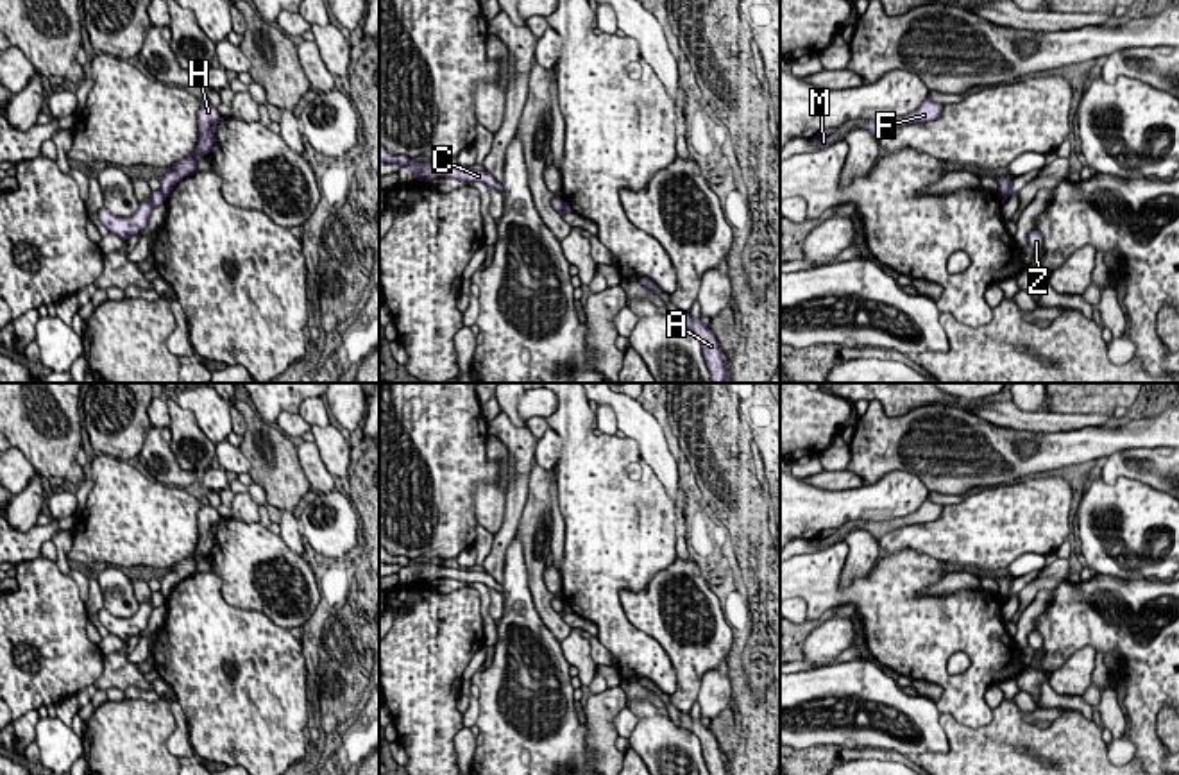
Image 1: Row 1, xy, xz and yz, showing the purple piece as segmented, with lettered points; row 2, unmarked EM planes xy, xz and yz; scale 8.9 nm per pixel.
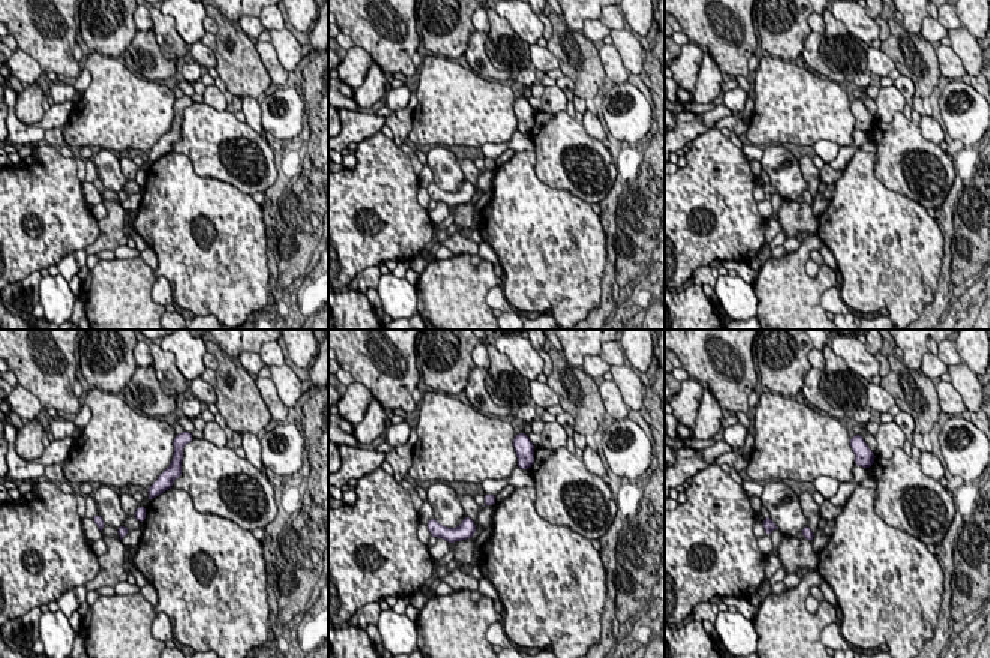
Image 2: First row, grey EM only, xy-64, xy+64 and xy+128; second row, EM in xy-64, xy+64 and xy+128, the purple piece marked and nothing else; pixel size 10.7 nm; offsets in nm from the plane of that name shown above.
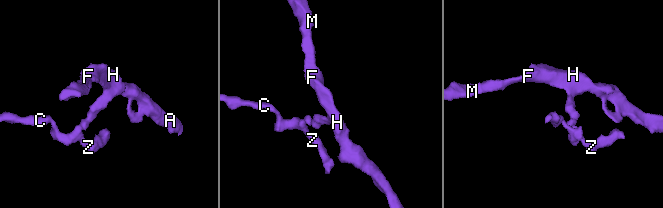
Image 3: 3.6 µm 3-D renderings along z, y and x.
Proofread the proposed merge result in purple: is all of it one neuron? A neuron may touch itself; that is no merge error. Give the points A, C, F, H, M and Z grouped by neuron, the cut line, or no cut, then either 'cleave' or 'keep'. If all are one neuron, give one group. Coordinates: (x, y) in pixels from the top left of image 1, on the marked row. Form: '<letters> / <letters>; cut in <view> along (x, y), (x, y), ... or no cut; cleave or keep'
A F H M / C Z; cut in xy along (160, 190), (165, 197); cleave

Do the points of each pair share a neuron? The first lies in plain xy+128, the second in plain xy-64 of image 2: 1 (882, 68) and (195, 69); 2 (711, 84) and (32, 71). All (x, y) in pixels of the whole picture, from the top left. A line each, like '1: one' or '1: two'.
1: two
2: two

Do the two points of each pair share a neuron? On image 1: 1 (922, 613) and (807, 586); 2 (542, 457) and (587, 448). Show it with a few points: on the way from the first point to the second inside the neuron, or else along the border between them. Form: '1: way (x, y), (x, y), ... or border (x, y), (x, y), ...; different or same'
1: way (893, 609), (882, 598), (836, 596); same
2: border (550, 426), (562, 441), (562, 453), (555, 468); different

